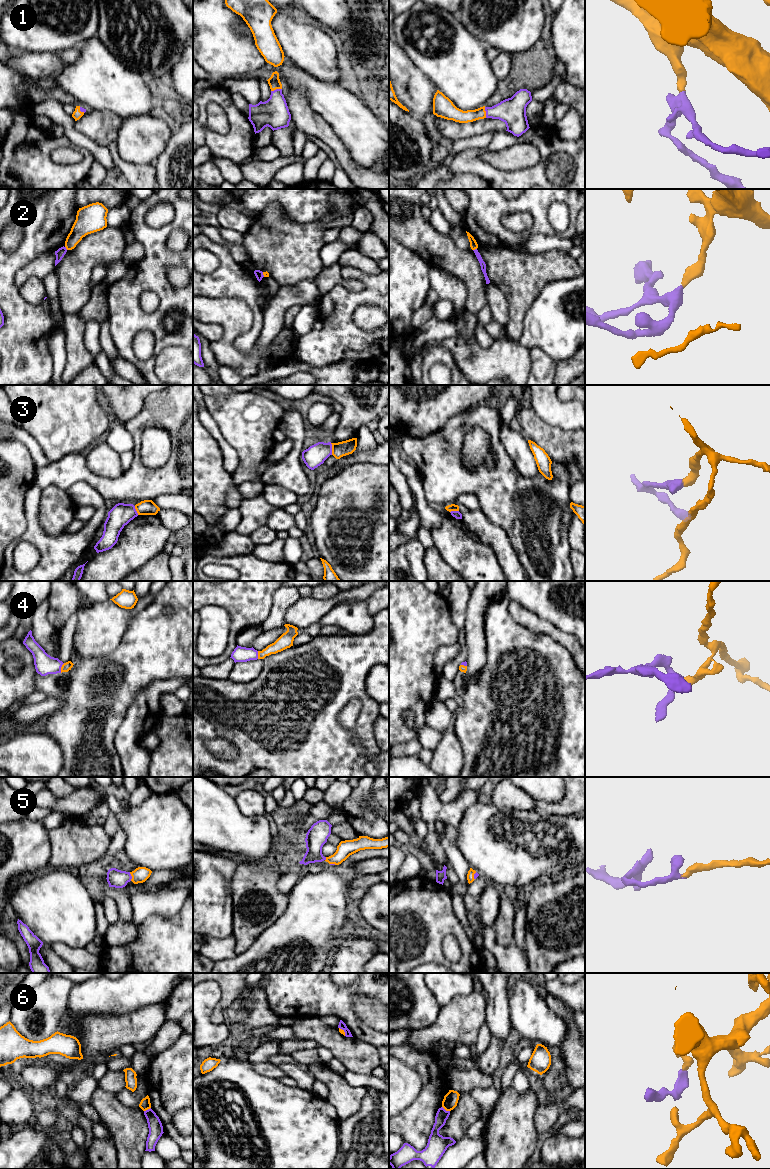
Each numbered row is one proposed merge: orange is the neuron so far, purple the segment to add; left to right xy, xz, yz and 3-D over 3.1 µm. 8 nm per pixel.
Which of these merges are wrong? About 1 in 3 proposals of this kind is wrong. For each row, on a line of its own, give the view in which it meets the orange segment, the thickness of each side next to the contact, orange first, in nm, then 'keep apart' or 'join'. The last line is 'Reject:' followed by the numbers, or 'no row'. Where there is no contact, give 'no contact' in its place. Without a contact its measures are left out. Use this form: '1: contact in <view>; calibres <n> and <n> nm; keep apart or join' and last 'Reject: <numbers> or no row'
1: contact in xz; calibres 100 and 240 nm; join
2: contact in yz; calibres 60 and 50 nm; keep apart
3: contact in xz; calibres 120 and 170 nm; keep apart
4: contact in xy; calibres 70 and 160 nm; join
5: contact in xy; calibres 120 and 150 nm; join
6: contact in yz; calibres 120 and 110 nm; keep apart
Reject: 2, 3, 6

